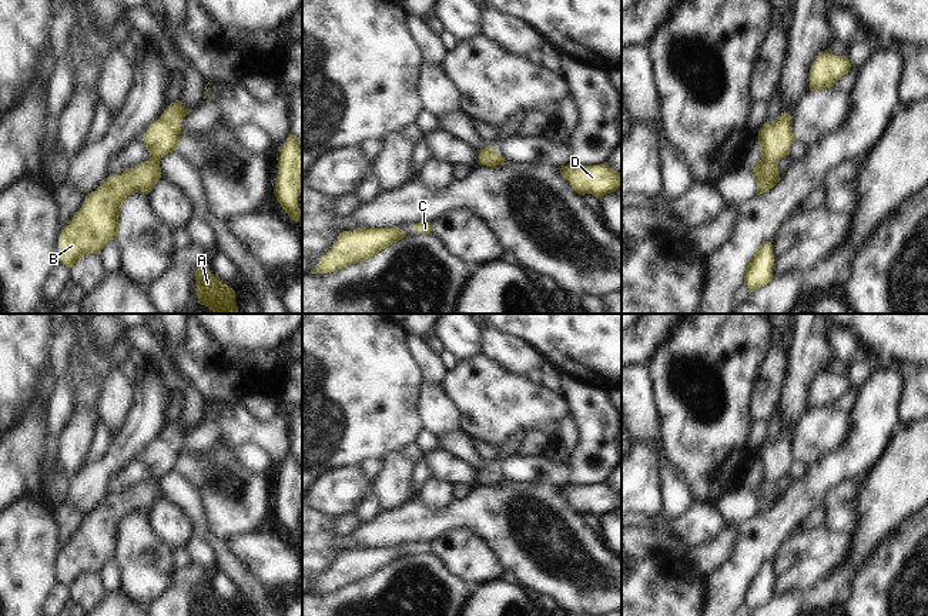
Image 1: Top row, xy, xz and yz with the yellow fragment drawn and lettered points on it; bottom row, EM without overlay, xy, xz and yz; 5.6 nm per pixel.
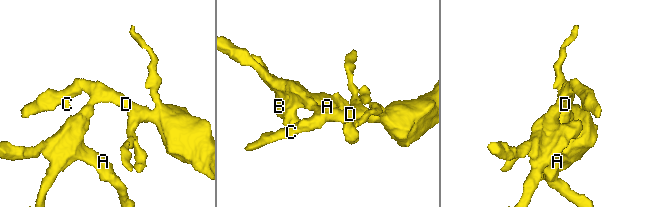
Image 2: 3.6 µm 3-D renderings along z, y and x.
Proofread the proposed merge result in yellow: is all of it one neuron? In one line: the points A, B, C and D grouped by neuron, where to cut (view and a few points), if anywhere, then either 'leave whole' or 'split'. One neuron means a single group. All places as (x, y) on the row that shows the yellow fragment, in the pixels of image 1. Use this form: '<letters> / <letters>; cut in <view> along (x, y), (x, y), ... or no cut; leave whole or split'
A B C D; no cut; leave whole

